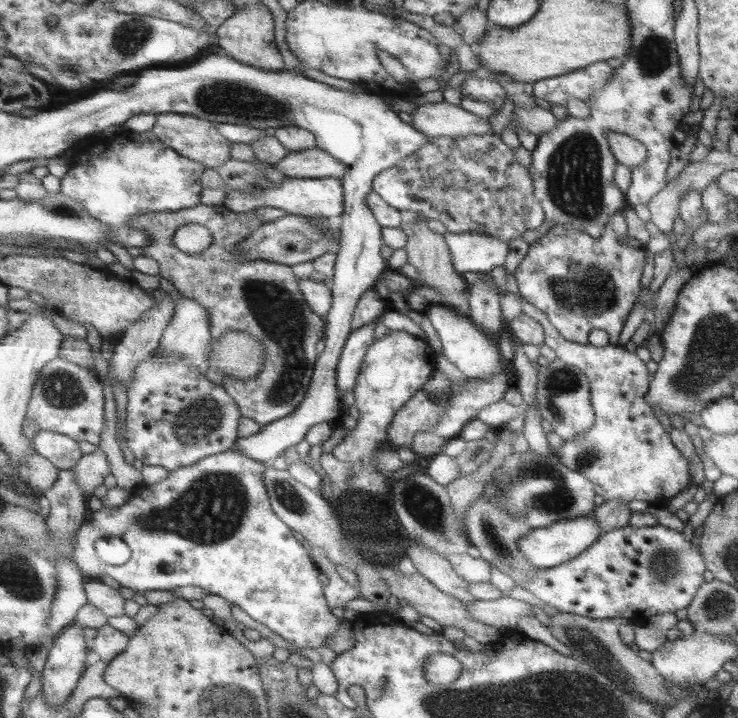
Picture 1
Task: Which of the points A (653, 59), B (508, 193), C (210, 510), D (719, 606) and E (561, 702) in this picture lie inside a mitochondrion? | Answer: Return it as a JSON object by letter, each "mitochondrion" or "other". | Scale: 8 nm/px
{"A":"mitochondrion","B":"other","C":"mitochondrion","D":"mitochondrion","E":"mitochondrion"}

